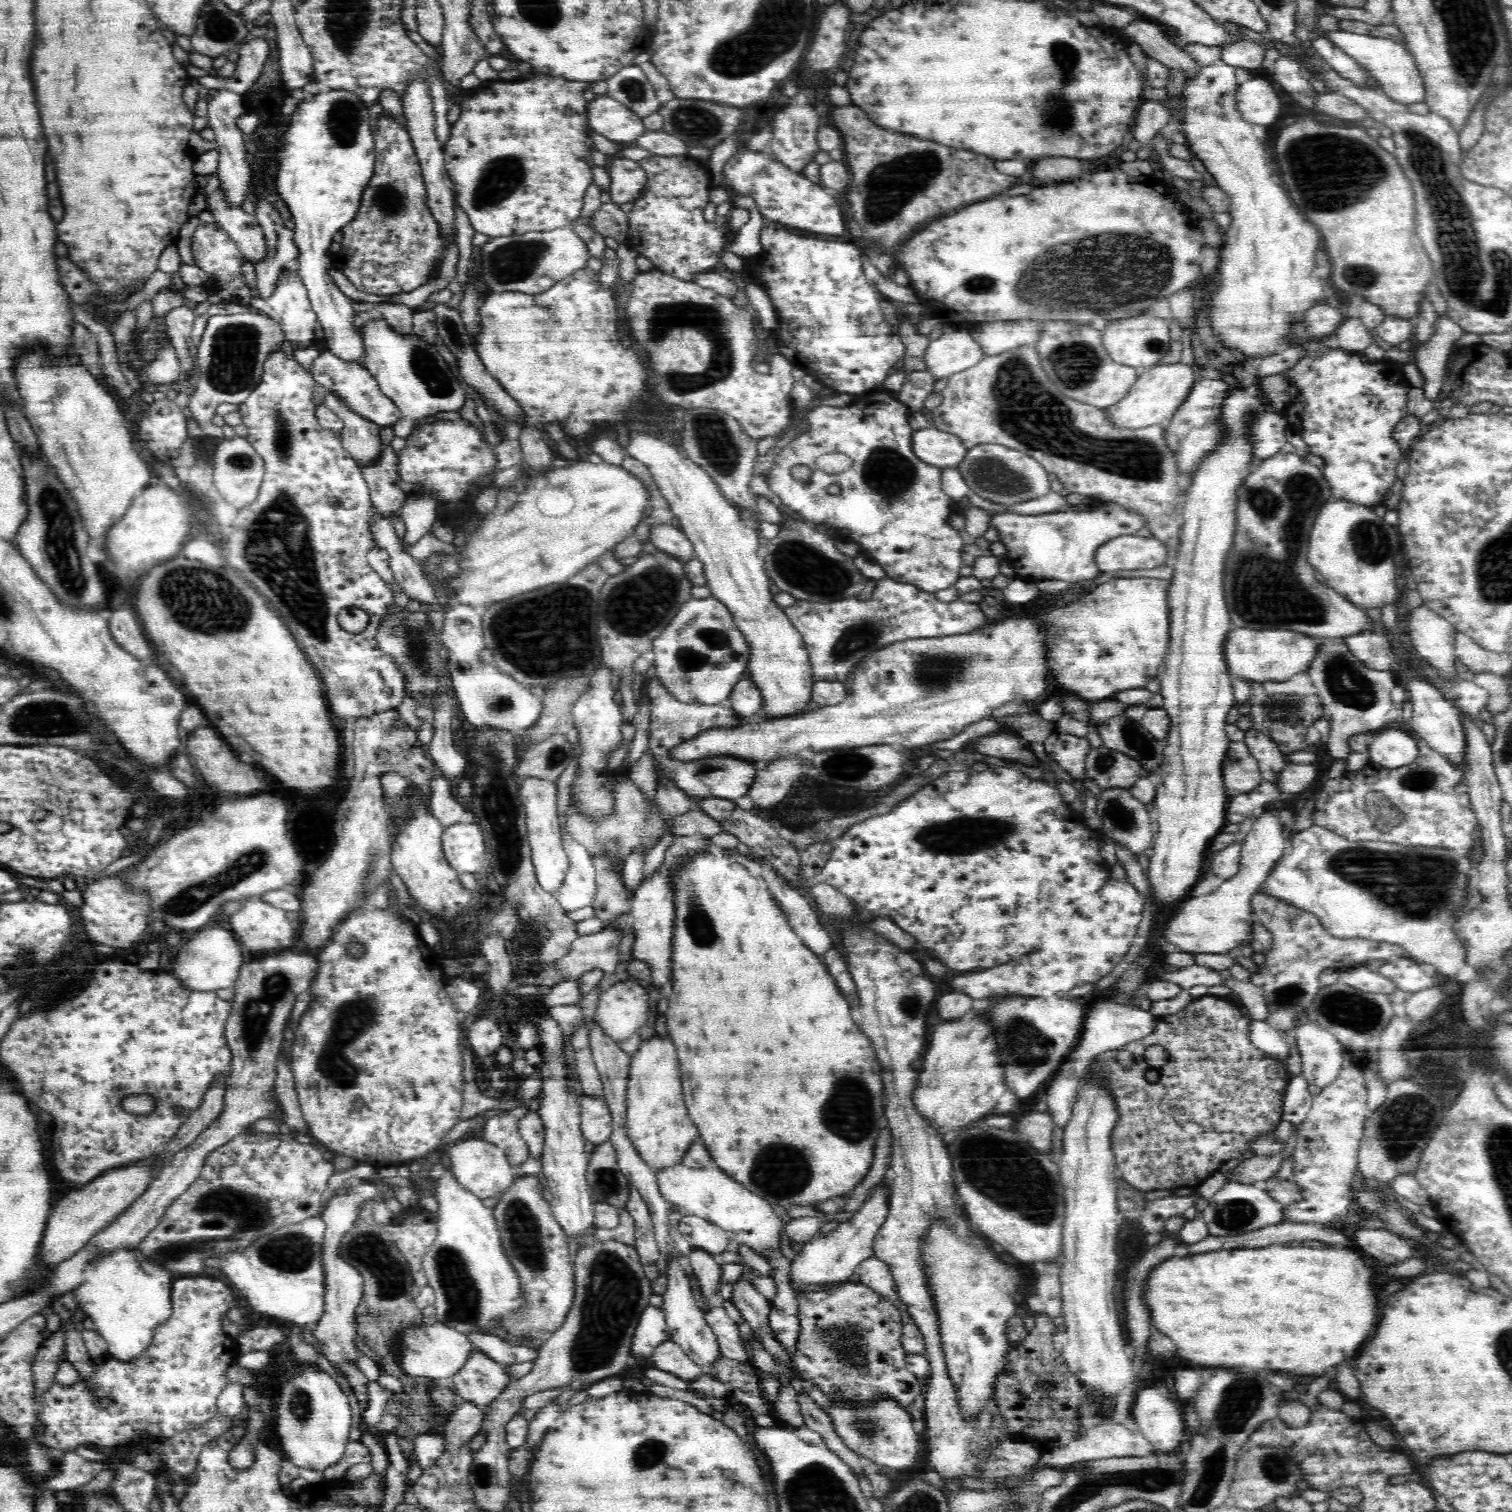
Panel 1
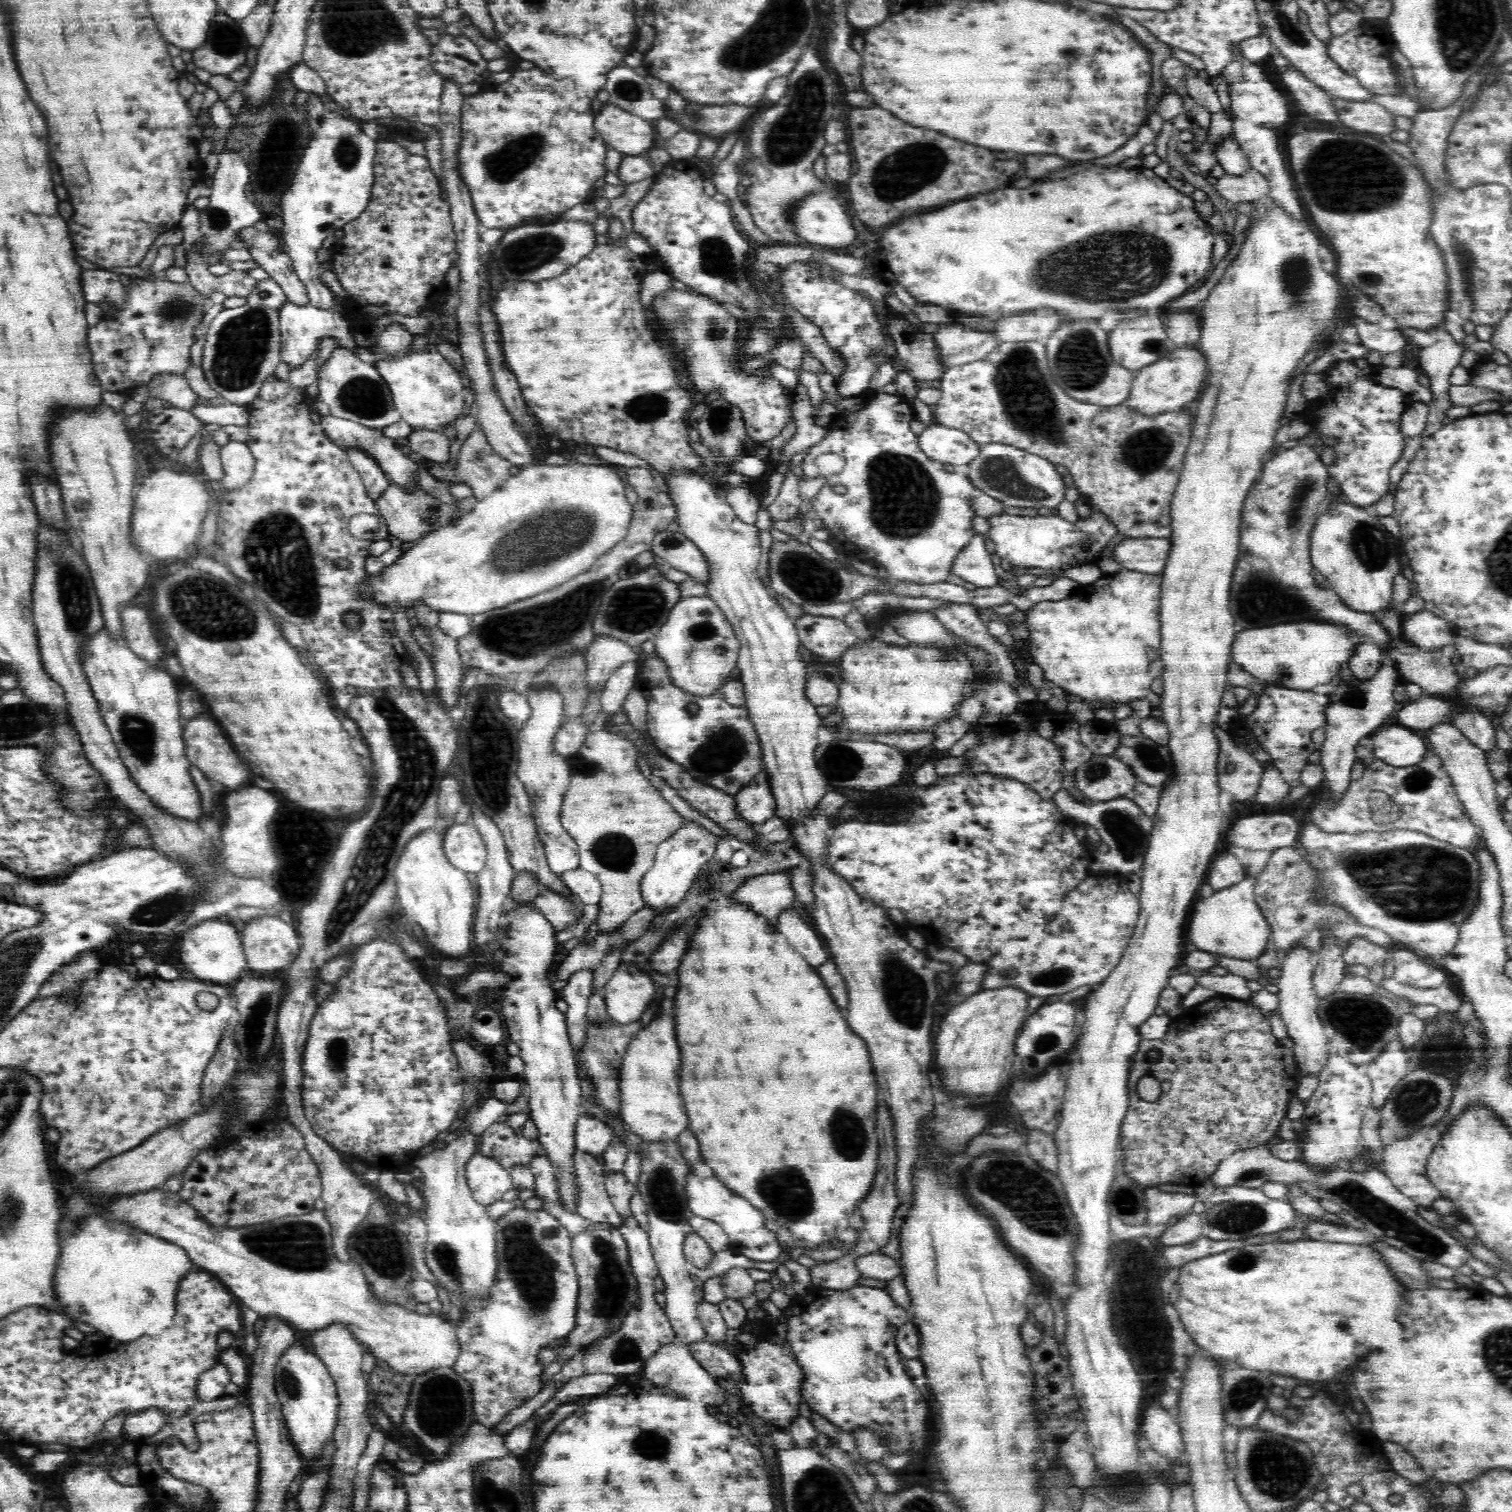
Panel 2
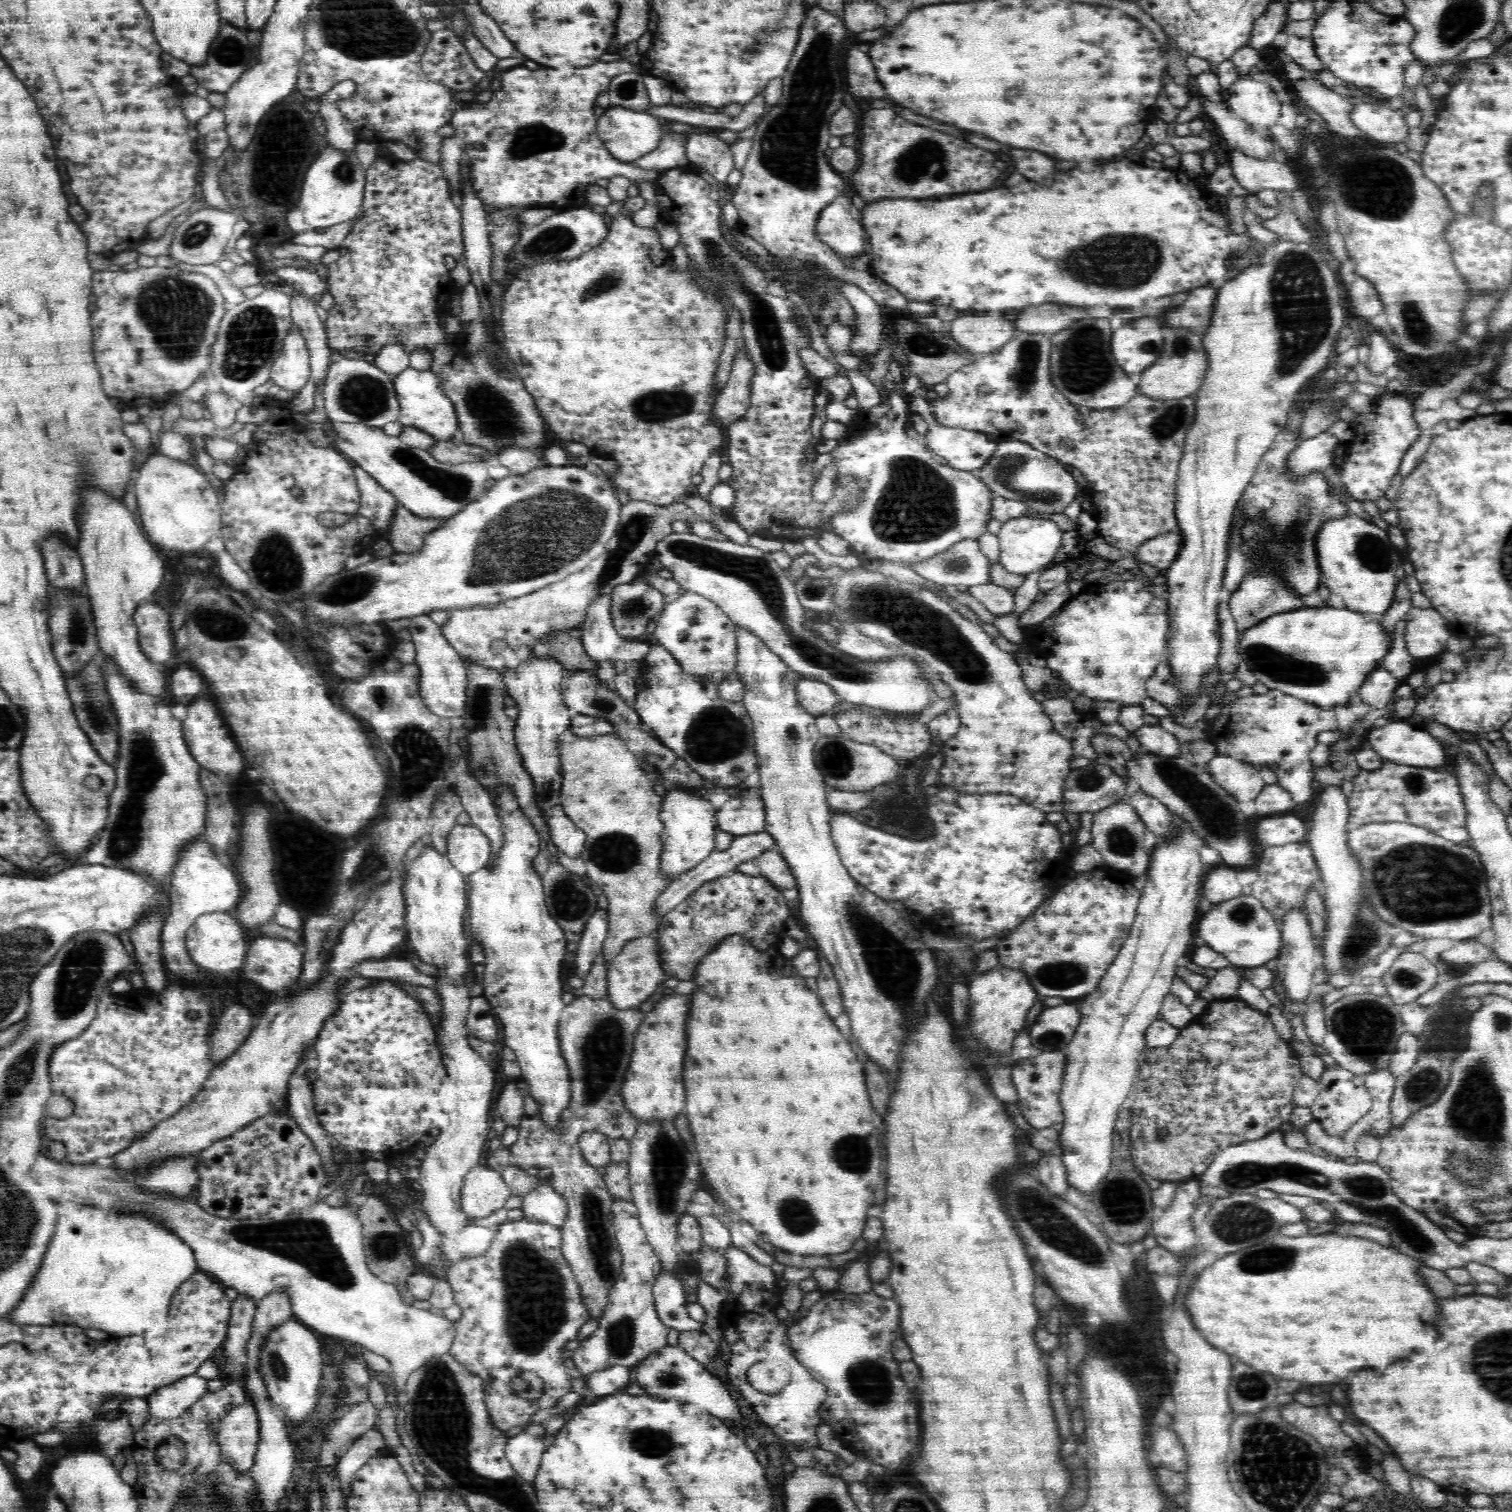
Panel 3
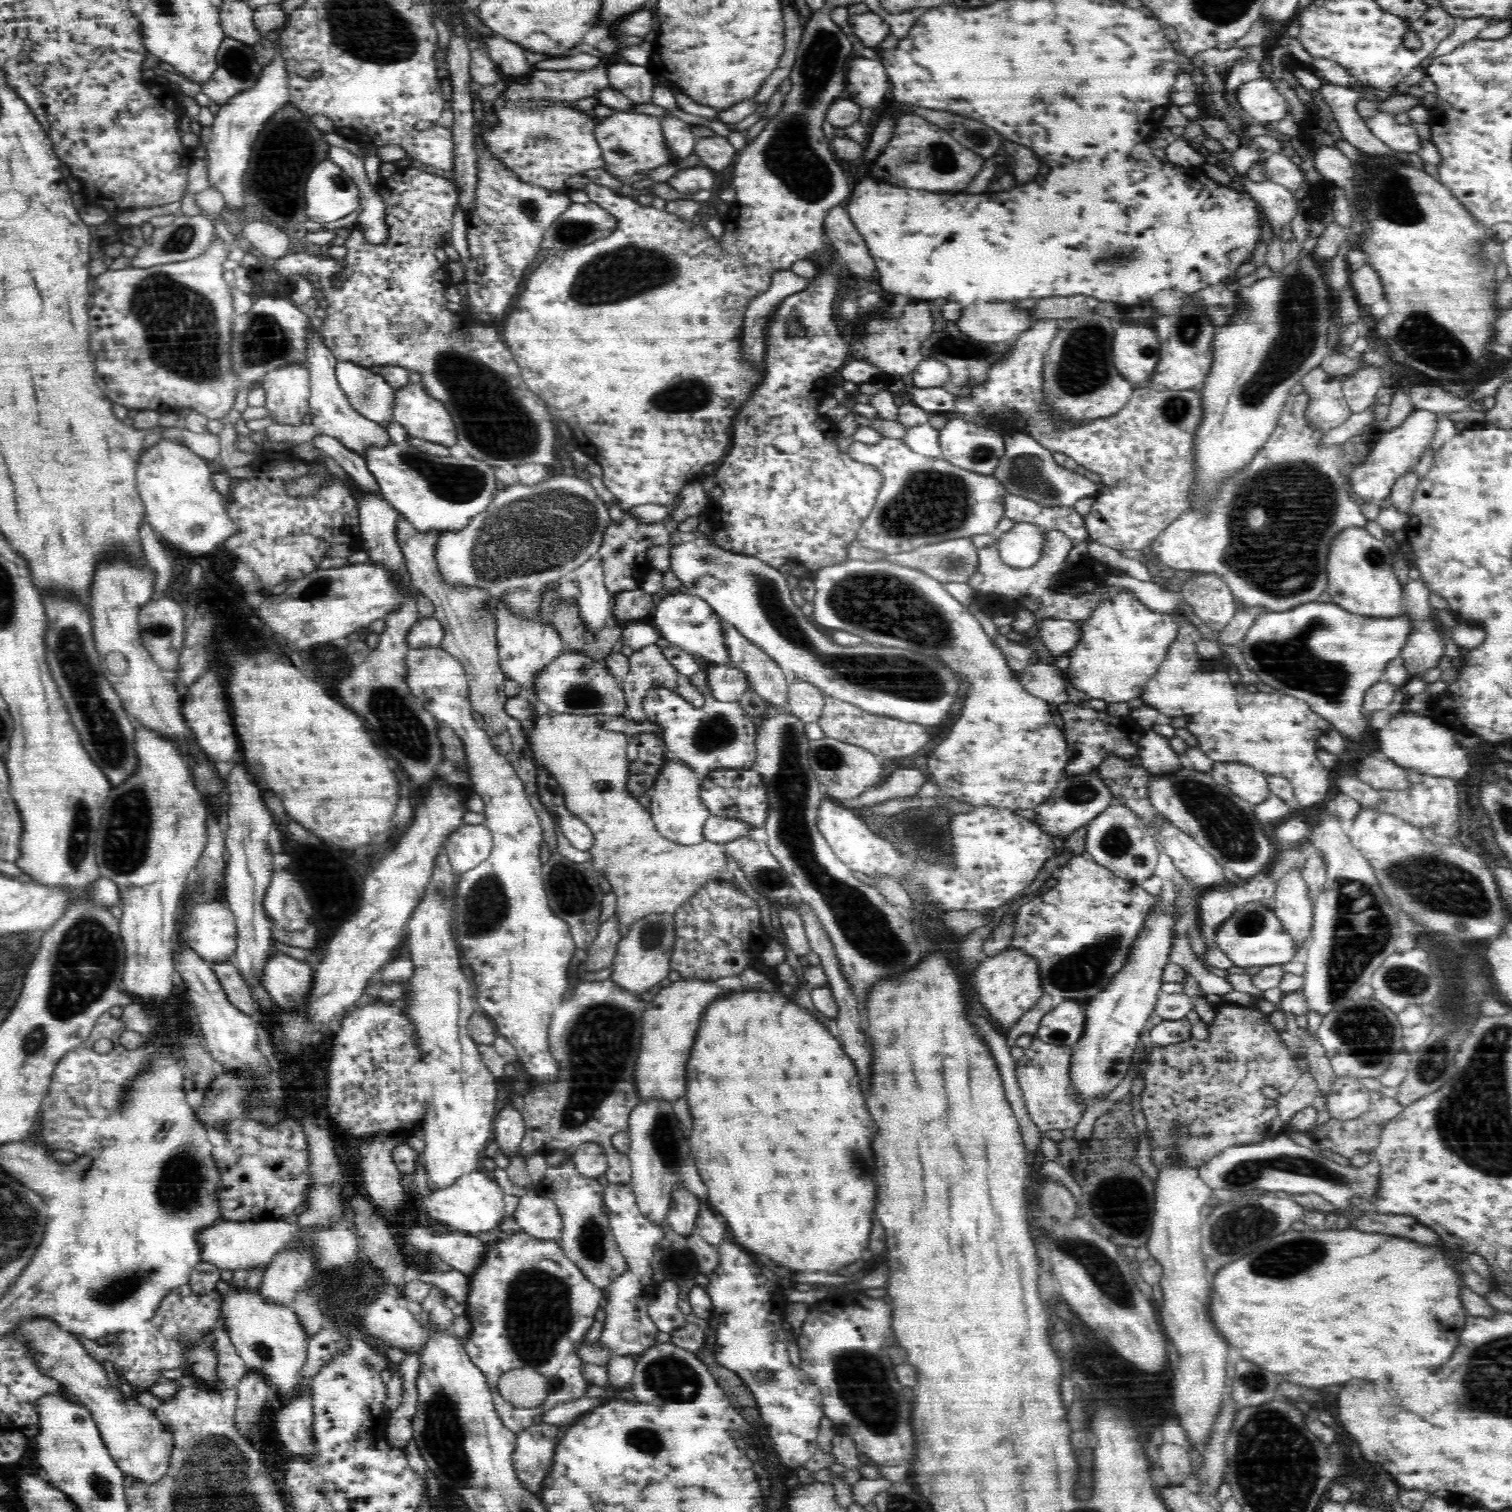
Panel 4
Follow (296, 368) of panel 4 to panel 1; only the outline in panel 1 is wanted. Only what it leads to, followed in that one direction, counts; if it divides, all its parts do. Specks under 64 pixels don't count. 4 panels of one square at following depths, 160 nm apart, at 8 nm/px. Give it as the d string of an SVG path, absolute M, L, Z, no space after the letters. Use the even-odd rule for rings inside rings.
M282 269L281 276L276 284L274 293L266 299L251 298L249 306L256 311L262 311L284 331L286 341L292 343L294 350L301 347L310 347L319 335L318 316L314 313L311 300L303 285L301 277L297 274L297 269Z

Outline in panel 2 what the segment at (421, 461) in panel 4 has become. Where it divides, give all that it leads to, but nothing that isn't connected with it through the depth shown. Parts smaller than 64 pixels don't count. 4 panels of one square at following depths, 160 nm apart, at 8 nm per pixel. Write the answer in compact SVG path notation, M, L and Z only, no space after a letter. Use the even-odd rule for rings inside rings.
M334 416L322 417L319 423L328 438L331 441L342 447L356 447L364 449L366 453L370 453L370 458L378 462L384 473L388 475L391 481L398 483L400 487L404 489L411 489L416 483L418 483L418 467L410 457L408 457L408 451L403 446L402 442L395 441L390 437L382 435L381 430L370 429L360 424L345 420L344 418L337 418Z

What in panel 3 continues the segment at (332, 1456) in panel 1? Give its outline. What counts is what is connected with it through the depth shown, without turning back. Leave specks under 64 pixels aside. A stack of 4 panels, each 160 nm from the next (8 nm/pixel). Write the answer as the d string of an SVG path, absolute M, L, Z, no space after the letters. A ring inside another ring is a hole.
M289 1318L268 1332L268 1338L260 1348L261 1377L274 1404L282 1408L286 1419L296 1426L304 1424L306 1418L316 1410L320 1398L322 1380L322 1346L310 1328L302 1322Z

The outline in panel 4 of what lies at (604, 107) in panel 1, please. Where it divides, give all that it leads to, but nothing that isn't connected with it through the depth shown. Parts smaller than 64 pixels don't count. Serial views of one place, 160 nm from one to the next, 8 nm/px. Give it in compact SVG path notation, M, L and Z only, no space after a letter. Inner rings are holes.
M614 110L610 116L600 118L594 136L604 157L604 169L630 186L647 178L652 169L676 163L664 138L661 119L654 115Z

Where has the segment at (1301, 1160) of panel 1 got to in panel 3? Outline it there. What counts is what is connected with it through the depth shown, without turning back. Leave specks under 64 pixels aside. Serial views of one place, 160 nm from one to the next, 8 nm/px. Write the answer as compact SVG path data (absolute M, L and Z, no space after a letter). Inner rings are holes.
M1340 1065L1334 1068L1325 1067L1316 1084L1319 1087L1319 1093L1310 1109L1314 1115L1314 1121L1319 1122L1330 1136L1344 1136L1346 1130L1372 1108L1372 1095L1366 1088L1363 1077Z

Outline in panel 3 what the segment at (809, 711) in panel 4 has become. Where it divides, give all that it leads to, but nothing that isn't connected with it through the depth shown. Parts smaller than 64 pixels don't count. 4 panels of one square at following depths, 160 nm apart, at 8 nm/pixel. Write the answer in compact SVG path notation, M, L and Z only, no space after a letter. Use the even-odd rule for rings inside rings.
M808 677L800 678L795 689L800 706L816 717L828 714L834 708L834 704L841 700L828 684Z

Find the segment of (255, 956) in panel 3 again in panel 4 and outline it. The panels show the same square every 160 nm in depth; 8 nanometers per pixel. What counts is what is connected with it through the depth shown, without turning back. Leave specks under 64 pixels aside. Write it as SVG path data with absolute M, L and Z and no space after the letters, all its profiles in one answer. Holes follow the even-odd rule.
M274 951L263 970L262 985L284 1012L296 1012L310 993L315 969L312 964Z

